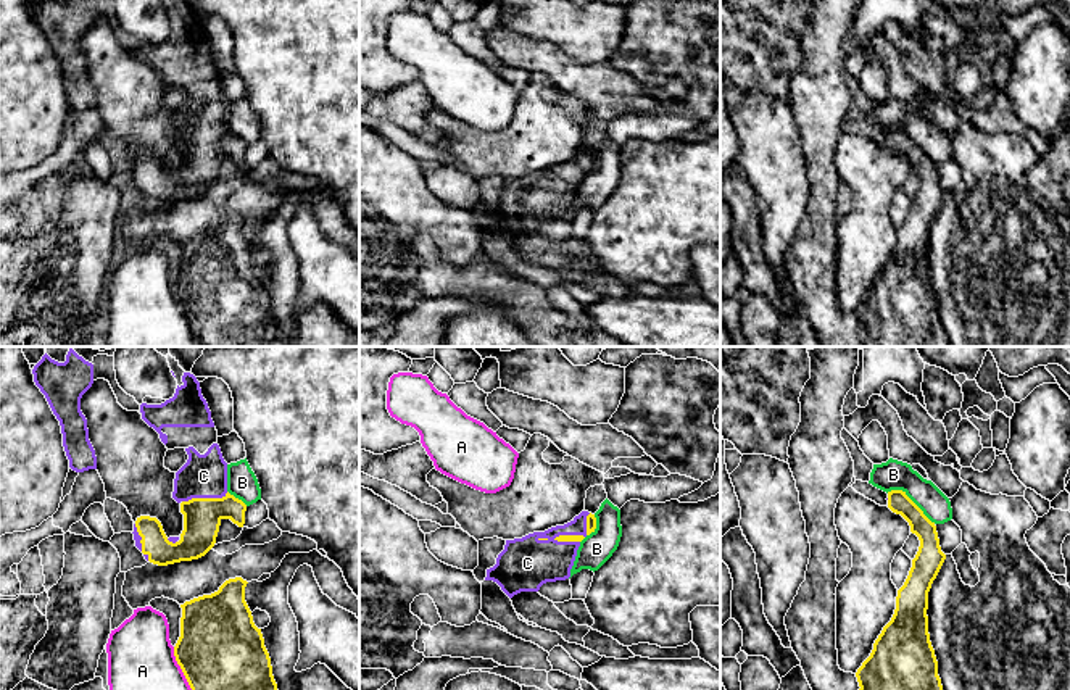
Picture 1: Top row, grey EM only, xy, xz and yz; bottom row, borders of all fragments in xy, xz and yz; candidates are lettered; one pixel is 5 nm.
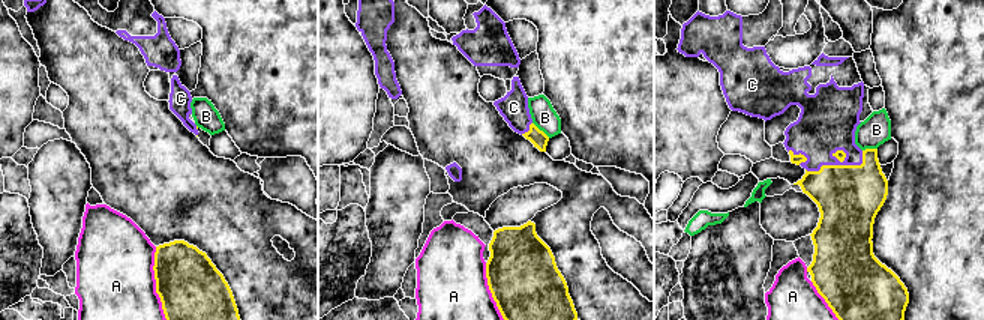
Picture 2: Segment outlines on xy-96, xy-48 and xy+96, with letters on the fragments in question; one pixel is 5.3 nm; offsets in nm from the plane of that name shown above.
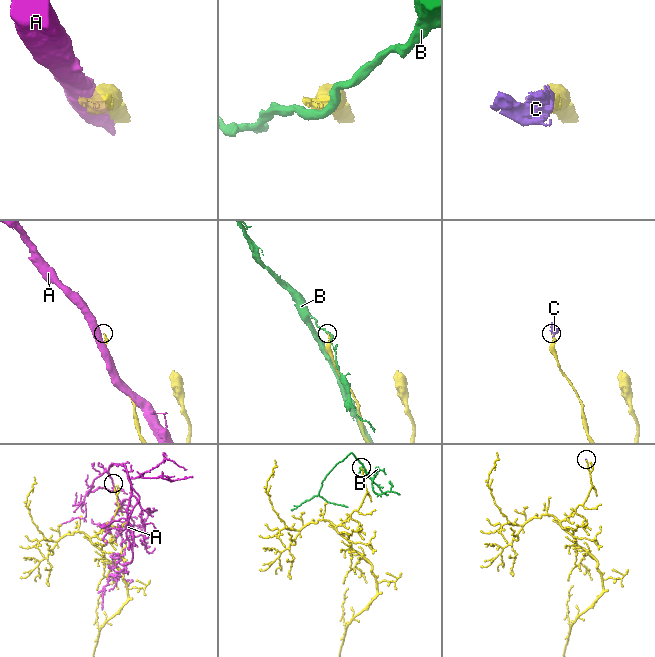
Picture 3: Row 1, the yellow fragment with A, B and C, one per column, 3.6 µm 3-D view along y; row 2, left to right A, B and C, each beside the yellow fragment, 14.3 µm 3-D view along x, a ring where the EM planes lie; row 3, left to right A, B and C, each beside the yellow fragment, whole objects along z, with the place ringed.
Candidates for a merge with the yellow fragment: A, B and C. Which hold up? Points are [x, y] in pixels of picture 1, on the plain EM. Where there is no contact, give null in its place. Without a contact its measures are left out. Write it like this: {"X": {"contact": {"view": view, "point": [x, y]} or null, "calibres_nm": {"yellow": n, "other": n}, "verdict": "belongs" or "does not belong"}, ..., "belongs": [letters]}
{"A": {"contact": {"view": "xy", "point": [186, 316]}, "calibres_nm": {"yellow": 440, "other": 440}, "verdict": "does not belong"}, "B": {"contact": {"view": "yz", "point": [911, 139]}, "calibres_nm": {"yellow": 110, "other": 150}, "verdict": "does not belong"}, "C": {"contact": {"view": "xz", "point": [579, 174]}, "calibres_nm": {"yellow": 30, "other": 220}, "verdict": "belongs"}, "belongs": ["C"]}

